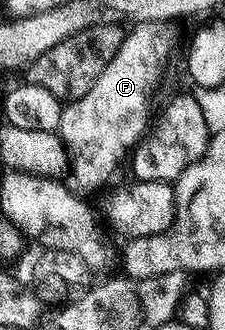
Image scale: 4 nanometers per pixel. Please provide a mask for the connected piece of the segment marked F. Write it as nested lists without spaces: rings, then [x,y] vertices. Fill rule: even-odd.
[[[135,23],[127,31],[120,50],[116,50],[116,58],[94,80],[92,90],[62,109],[58,132],[76,156],[78,151],[79,160],[77,156],[73,161],[72,172],[74,168],[74,180],[82,188],[100,187],[117,170],[126,148],[132,147],[145,132],[147,135],[150,95],[157,90],[174,48],[172,37],[154,36],[154,30],[153,23]]]

